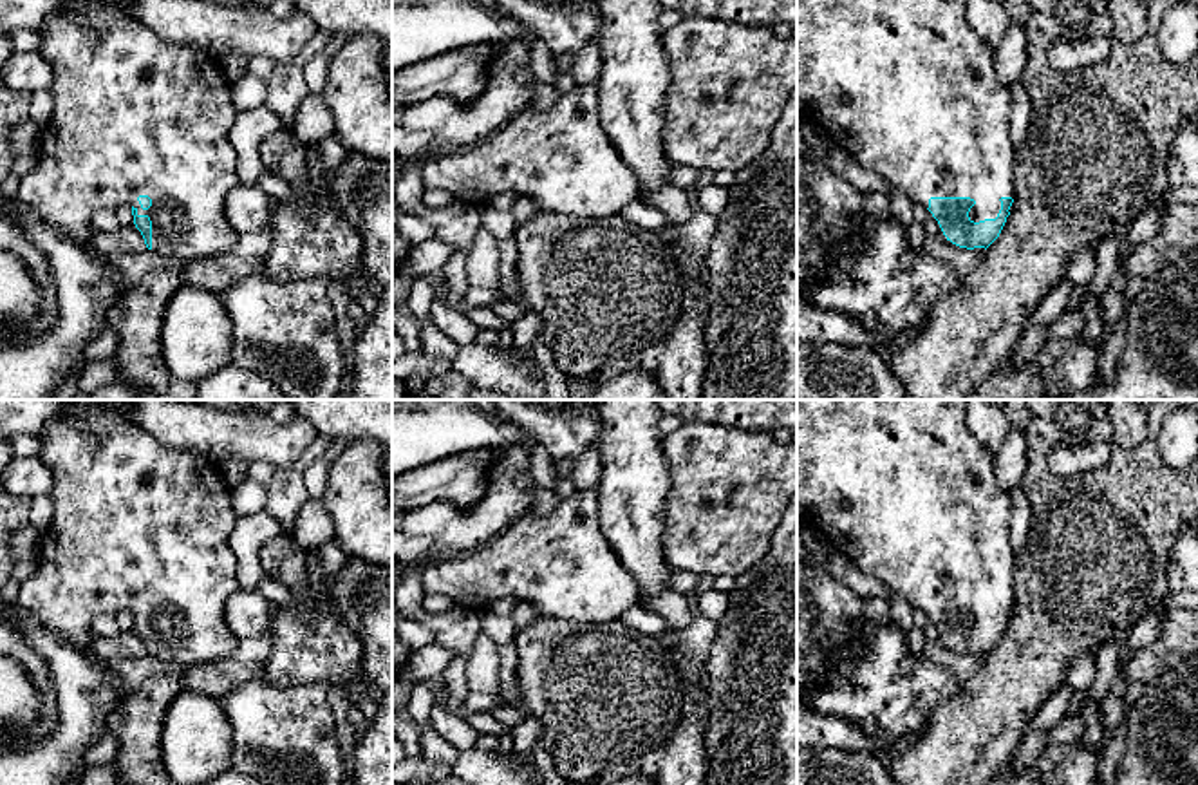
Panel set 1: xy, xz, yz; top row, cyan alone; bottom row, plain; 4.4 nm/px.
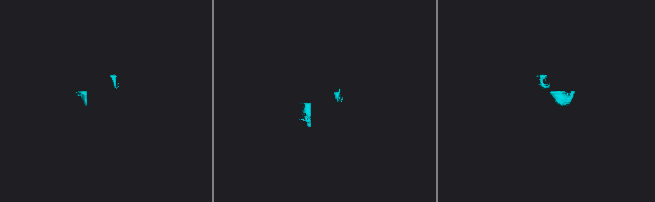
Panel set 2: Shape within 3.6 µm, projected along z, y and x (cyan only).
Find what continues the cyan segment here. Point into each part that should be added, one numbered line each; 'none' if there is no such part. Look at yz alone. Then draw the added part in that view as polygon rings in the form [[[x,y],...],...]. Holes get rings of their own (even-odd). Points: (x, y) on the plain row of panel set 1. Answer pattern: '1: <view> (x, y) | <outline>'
1: yz (902, 487) | [[[797,400],[797,525],[817,530],[864,573],[878,579],[889,593],[902,595],[923,613],[929,613],[931,602],[974,604],[969,622],[979,628],[997,622],[1001,602],[1014,604],[1015,553],[1010,546],[1014,503],[996,478],[994,452],[970,432],[967,409],[969,400]]]

